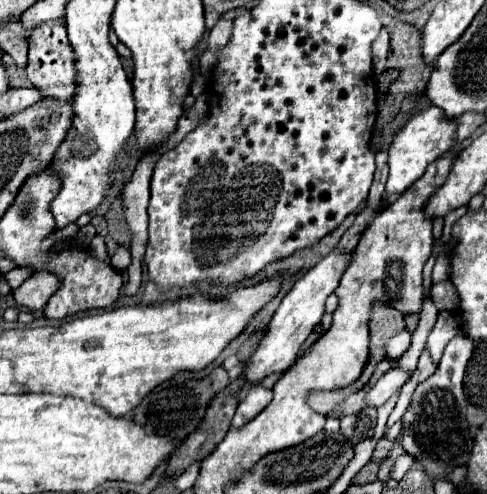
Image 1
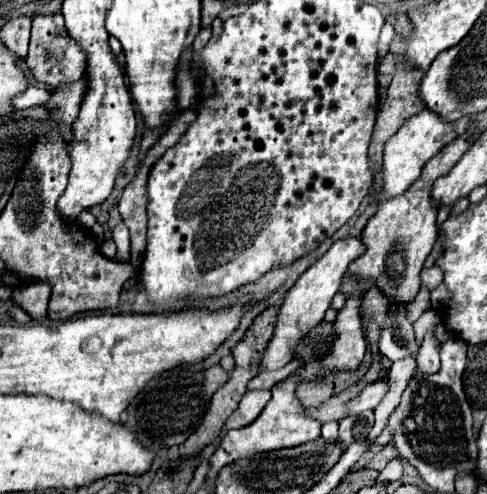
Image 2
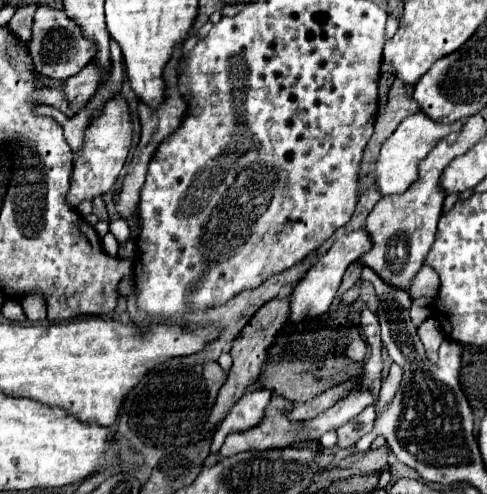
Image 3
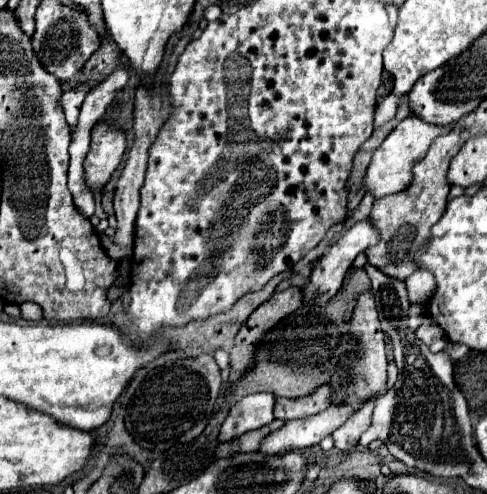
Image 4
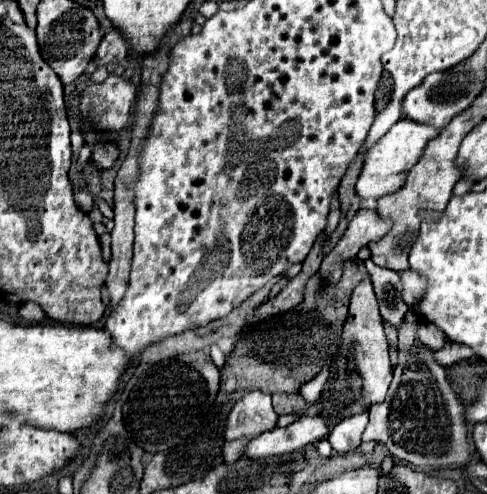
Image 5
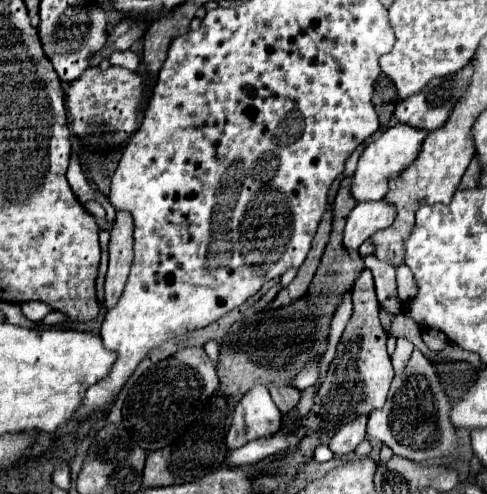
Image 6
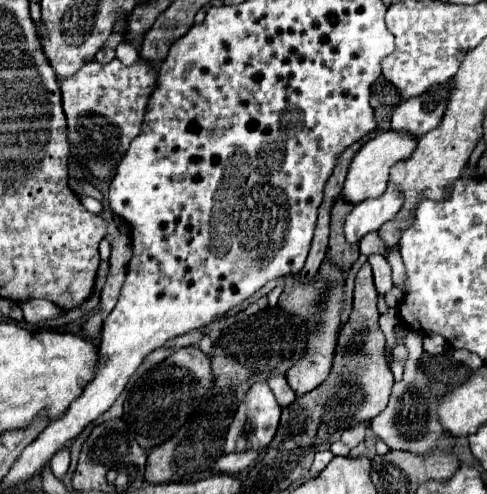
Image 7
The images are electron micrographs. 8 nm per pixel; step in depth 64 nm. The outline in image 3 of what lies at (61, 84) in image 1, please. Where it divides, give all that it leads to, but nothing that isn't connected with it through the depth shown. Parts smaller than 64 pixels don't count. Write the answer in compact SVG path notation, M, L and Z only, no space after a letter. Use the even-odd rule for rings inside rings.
M48 4L38 6L34 14L32 40L28 44L28 50L36 70L50 80L68 80L96 56L96 44L82 36L80 26L74 20L70 20L62 8L54 8Z

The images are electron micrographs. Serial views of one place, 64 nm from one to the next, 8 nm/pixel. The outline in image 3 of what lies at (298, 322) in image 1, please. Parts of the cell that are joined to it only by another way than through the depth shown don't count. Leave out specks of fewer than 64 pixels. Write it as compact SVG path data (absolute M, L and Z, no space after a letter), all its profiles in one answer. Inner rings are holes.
M358 228L350 234L344 234L340 236L332 248L322 256L318 258L318 262L308 270L308 274L298 282L298 286L294 288L292 292L292 304L290 304L290 320L298 322L306 316L318 316L318 314L324 314L328 312L338 288L340 288L340 282L342 282L342 276L346 272L346 268L358 260L362 254L366 254L368 250L372 248L372 238L368 236L368 232L364 228Z

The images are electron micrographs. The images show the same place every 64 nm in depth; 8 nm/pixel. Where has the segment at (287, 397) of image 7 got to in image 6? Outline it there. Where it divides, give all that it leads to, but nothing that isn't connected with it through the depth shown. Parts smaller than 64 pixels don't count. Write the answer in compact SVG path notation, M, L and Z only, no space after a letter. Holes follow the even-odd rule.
M272 384L270 394L282 414L290 412L300 400L300 392L294 386L286 386L286 384Z

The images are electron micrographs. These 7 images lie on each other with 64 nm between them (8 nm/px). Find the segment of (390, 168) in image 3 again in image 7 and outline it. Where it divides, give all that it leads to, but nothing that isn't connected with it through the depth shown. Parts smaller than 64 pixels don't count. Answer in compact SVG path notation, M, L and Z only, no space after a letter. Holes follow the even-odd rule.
M382 132L382 134L376 134L374 138L370 138L362 148L360 152L354 156L350 168L348 168L348 176L344 180L344 186L342 186L342 198L350 204L360 204L368 198L378 198L384 190L386 190L386 182L388 182L388 174L390 174L390 168L398 162L398 160L404 160L412 154L412 150L416 148L416 138L408 136L408 134L398 134L398 132Z

